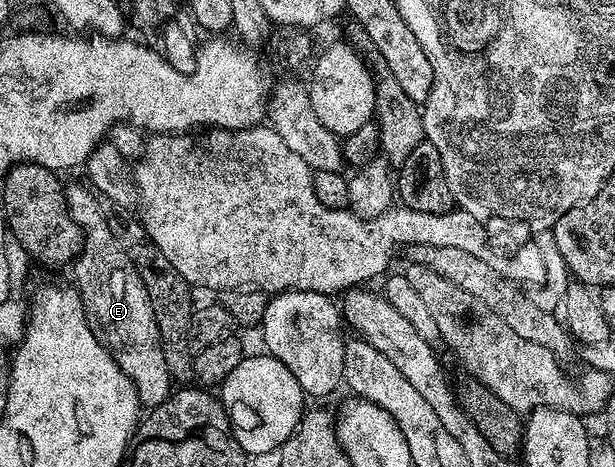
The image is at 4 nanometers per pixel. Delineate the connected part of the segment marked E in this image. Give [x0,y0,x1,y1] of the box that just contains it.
[65,183,175,406]

